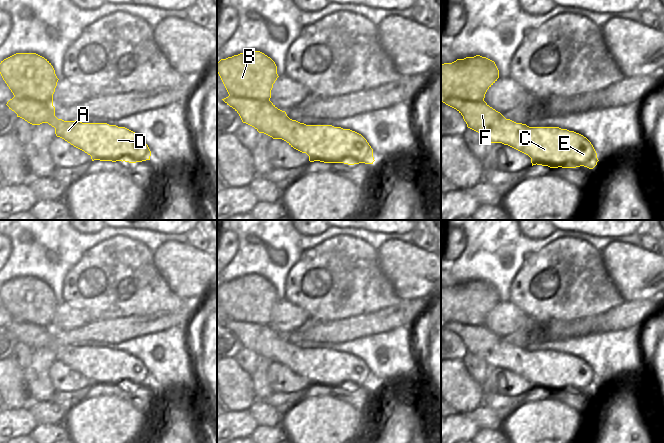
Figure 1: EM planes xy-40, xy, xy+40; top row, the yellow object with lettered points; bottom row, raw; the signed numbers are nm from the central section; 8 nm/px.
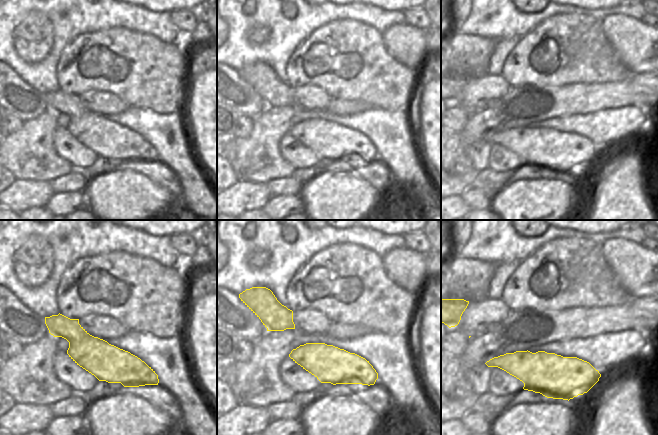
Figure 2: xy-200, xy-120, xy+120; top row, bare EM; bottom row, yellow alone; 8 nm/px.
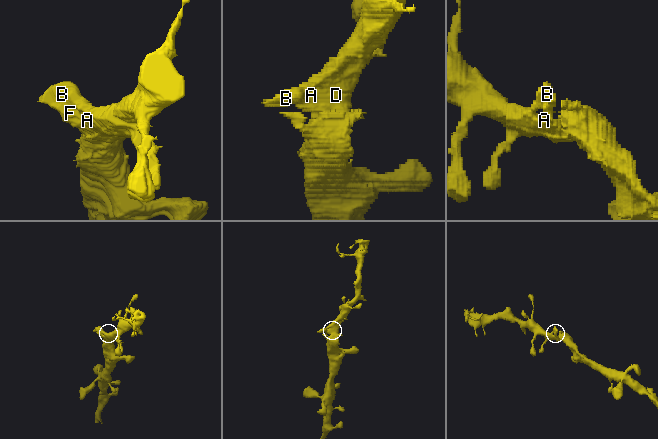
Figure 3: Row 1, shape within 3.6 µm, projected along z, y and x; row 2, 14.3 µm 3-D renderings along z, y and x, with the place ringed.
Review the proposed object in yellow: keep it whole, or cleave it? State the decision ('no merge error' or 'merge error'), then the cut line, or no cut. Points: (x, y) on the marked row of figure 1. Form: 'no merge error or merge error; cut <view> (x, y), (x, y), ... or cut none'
no merge error; cut none

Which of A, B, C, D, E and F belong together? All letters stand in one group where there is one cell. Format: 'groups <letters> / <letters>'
groups A B C D E F

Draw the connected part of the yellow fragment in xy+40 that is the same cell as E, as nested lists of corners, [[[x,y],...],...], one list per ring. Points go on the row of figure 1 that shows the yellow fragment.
[[[476,55],[457,59],[441,65],[441,101],[456,109],[467,127],[484,135],[489,143],[508,145],[531,158],[533,165],[550,168],[576,168],[580,166],[593,169],[597,162],[597,153],[591,142],[583,135],[559,127],[529,127],[506,119],[500,112],[485,101],[487,90],[499,78],[499,70],[494,61]]]

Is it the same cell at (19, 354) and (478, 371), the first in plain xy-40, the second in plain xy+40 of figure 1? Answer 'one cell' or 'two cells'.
one cell

